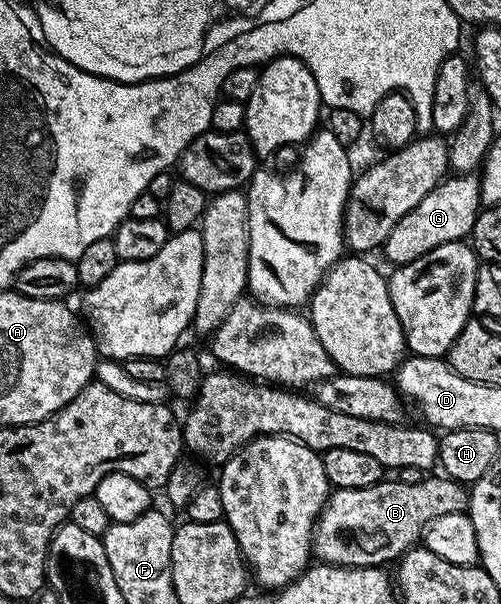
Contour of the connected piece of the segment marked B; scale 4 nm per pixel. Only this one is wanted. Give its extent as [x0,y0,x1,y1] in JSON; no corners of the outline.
[312,475,468,569]

